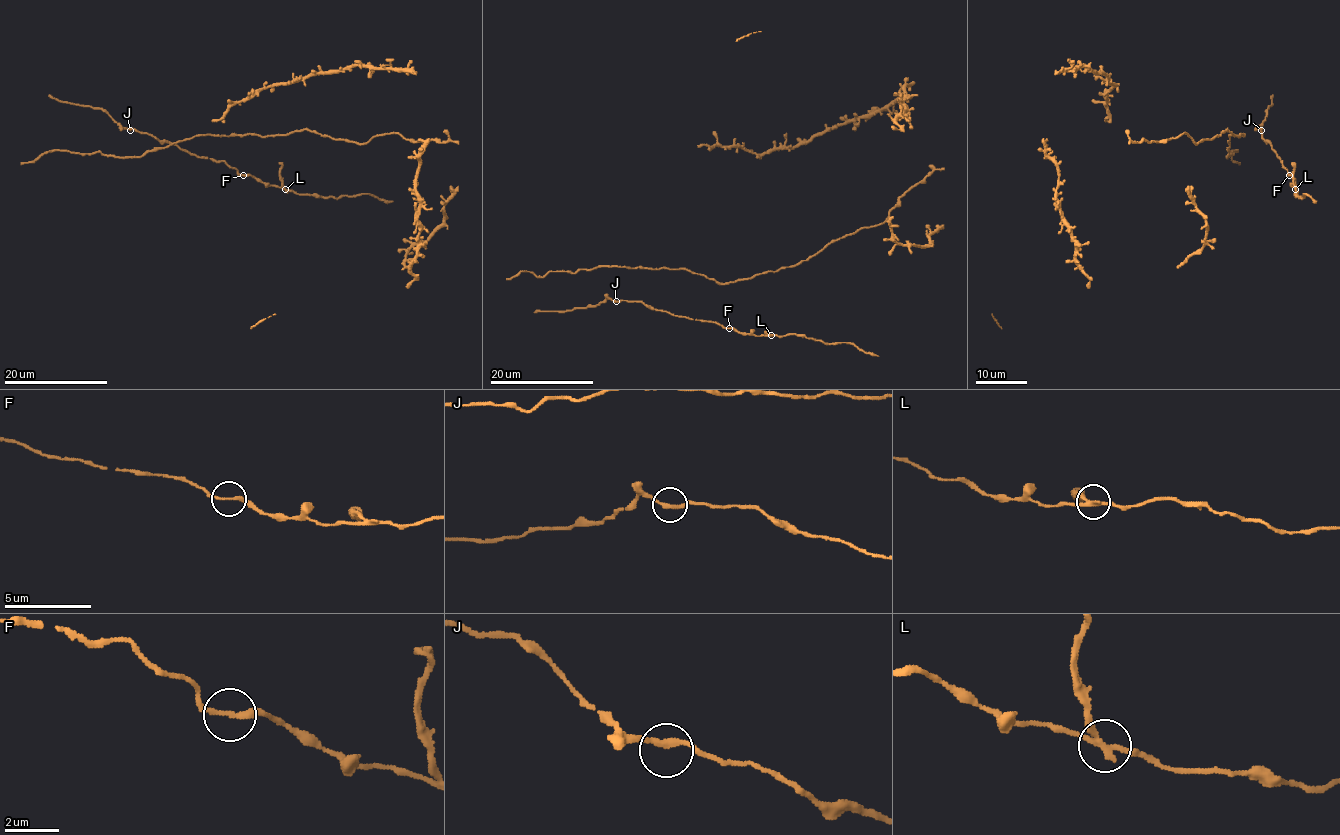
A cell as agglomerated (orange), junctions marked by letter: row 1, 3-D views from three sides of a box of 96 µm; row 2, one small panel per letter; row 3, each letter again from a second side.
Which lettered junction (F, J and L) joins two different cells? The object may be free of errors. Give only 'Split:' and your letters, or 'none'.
Split: L

